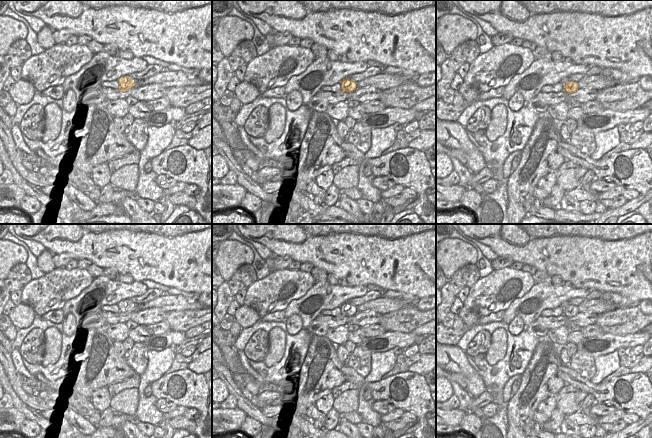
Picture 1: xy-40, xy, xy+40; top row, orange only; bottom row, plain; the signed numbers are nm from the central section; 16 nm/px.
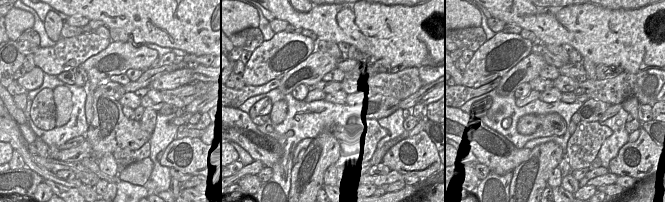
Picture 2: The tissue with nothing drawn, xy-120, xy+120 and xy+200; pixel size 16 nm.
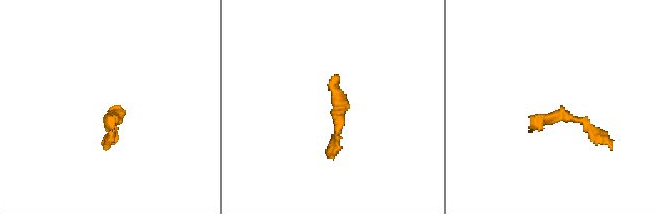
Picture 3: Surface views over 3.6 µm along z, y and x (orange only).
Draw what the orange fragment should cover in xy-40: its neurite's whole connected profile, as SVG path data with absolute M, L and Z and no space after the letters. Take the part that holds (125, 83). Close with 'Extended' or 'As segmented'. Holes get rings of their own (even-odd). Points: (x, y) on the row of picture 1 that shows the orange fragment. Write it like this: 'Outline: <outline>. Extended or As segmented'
Outline: M123 76L118 79L118 84L119 84L119 91L126 92L135 86L135 81L133 81L130 78L130 76Z. As segmented.

